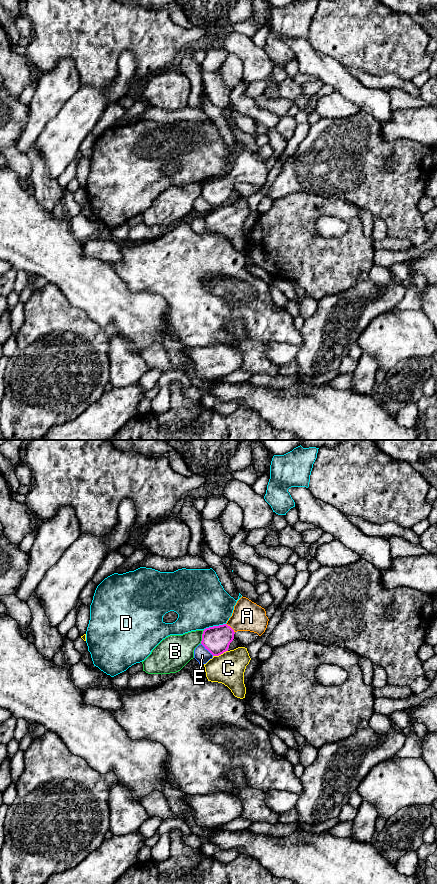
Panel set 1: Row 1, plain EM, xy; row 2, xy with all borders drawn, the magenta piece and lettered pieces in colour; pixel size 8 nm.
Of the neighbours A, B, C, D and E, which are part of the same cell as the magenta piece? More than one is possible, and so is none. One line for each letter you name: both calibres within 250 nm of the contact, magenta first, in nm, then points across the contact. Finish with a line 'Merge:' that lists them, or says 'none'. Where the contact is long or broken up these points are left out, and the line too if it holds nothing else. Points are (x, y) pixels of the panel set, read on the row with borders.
A: 220 nm thick on the magenta side, 240 nm on the other; runs through xy (216, 639), (231, 628), (247, 616)
Merge: A

